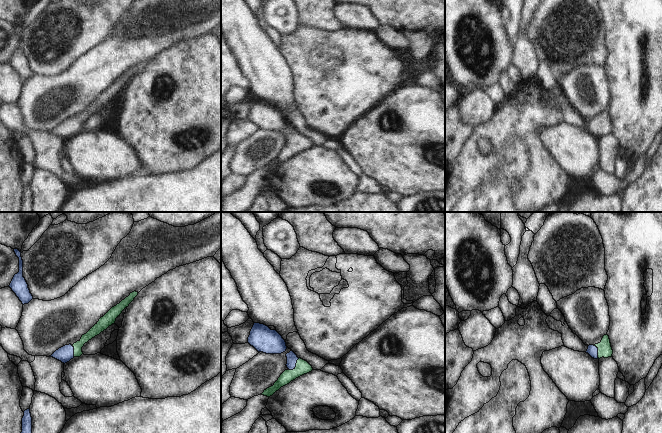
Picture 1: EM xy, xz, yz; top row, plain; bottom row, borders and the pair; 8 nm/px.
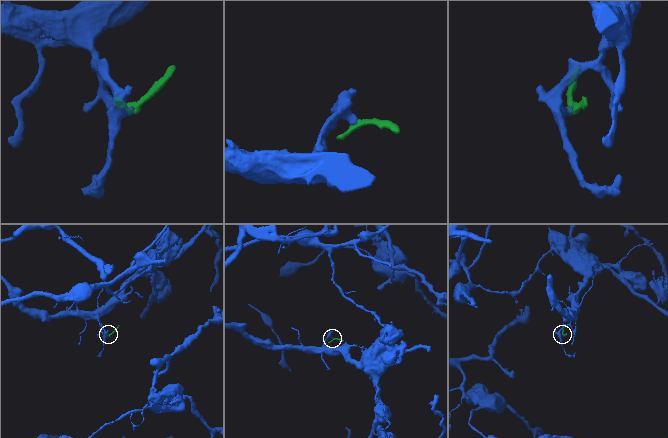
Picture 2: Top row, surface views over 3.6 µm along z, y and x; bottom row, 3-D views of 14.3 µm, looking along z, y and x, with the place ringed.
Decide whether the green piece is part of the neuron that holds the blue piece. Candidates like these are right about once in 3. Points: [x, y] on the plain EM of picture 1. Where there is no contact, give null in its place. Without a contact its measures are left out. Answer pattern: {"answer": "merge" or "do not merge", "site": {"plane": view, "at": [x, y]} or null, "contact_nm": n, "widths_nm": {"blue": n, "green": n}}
{"answer": "merge", "site": {"plane": "xz", "at": [295, 141]}, "contact_nm": 130, "widths_nm": {"blue": 90, "green": 110}}

